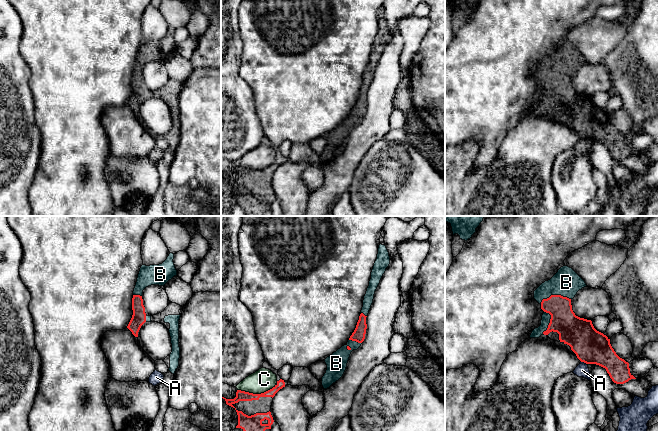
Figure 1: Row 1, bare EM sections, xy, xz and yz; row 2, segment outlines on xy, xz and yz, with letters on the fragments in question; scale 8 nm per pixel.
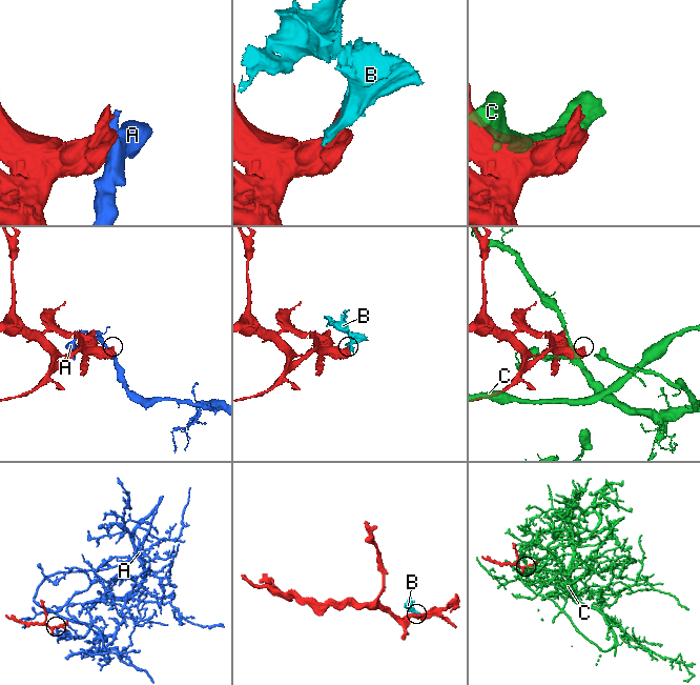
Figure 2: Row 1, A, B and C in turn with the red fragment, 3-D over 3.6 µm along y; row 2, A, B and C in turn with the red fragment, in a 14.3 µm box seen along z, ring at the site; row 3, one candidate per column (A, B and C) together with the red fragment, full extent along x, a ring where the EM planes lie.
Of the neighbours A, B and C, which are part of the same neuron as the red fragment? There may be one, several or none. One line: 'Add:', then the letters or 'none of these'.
Add: B

